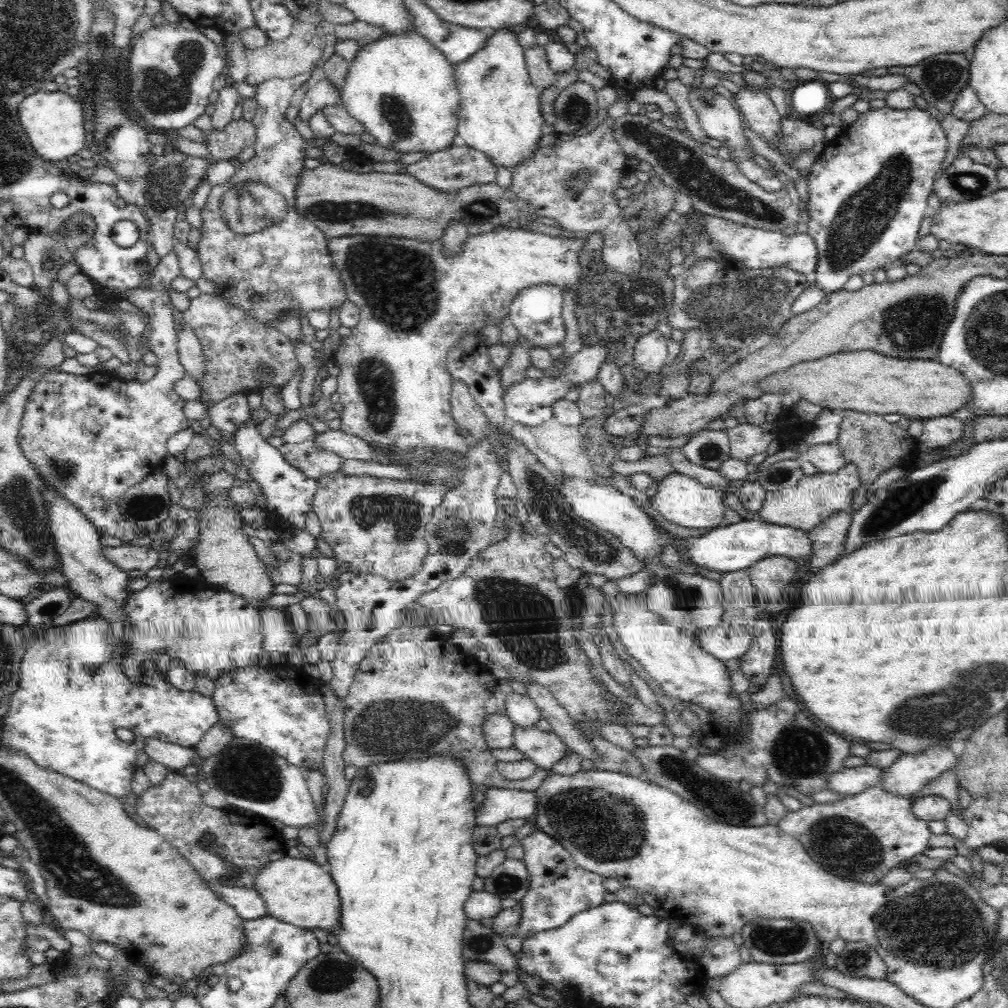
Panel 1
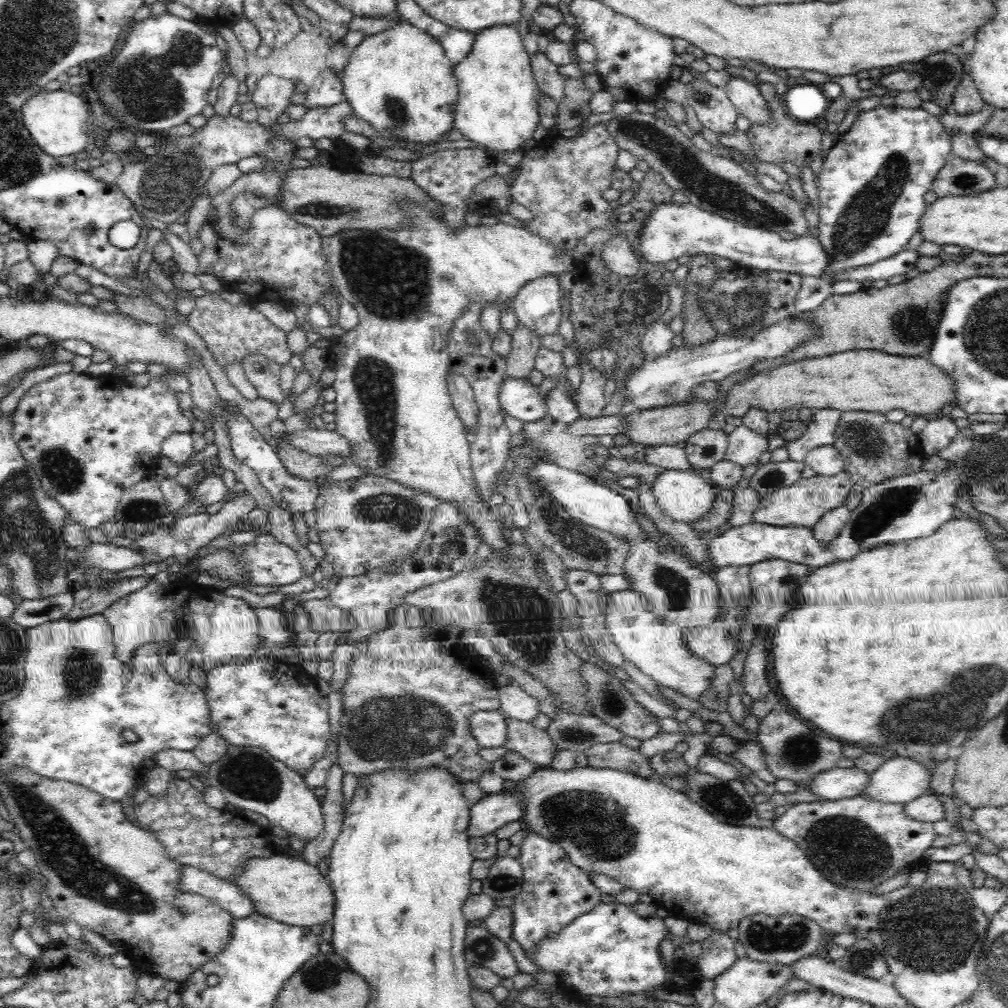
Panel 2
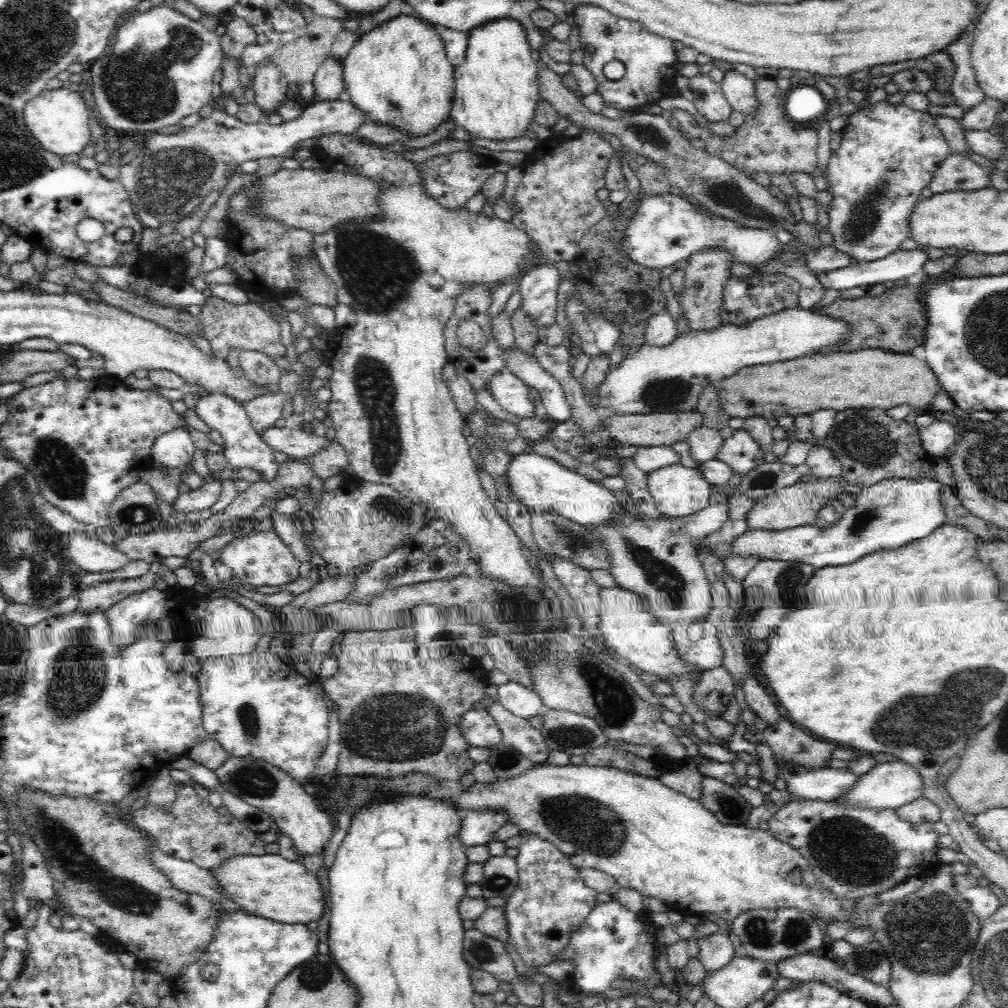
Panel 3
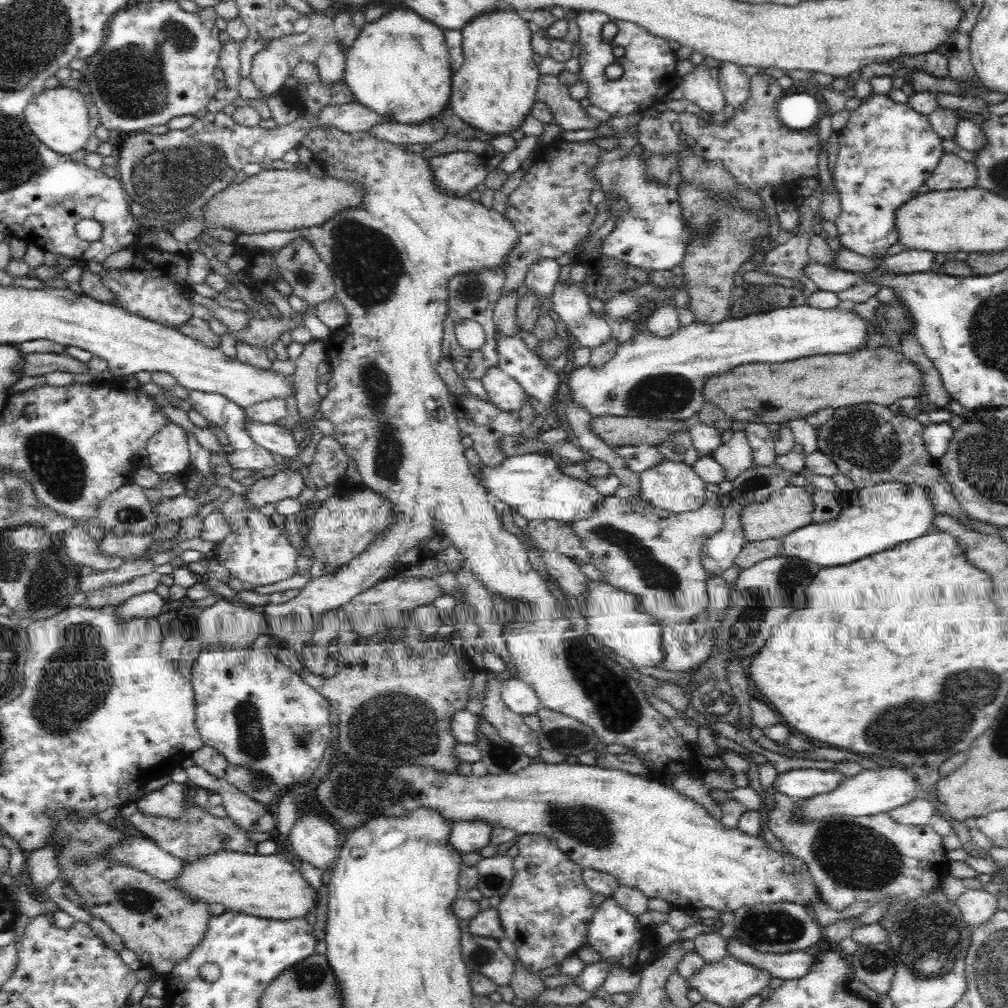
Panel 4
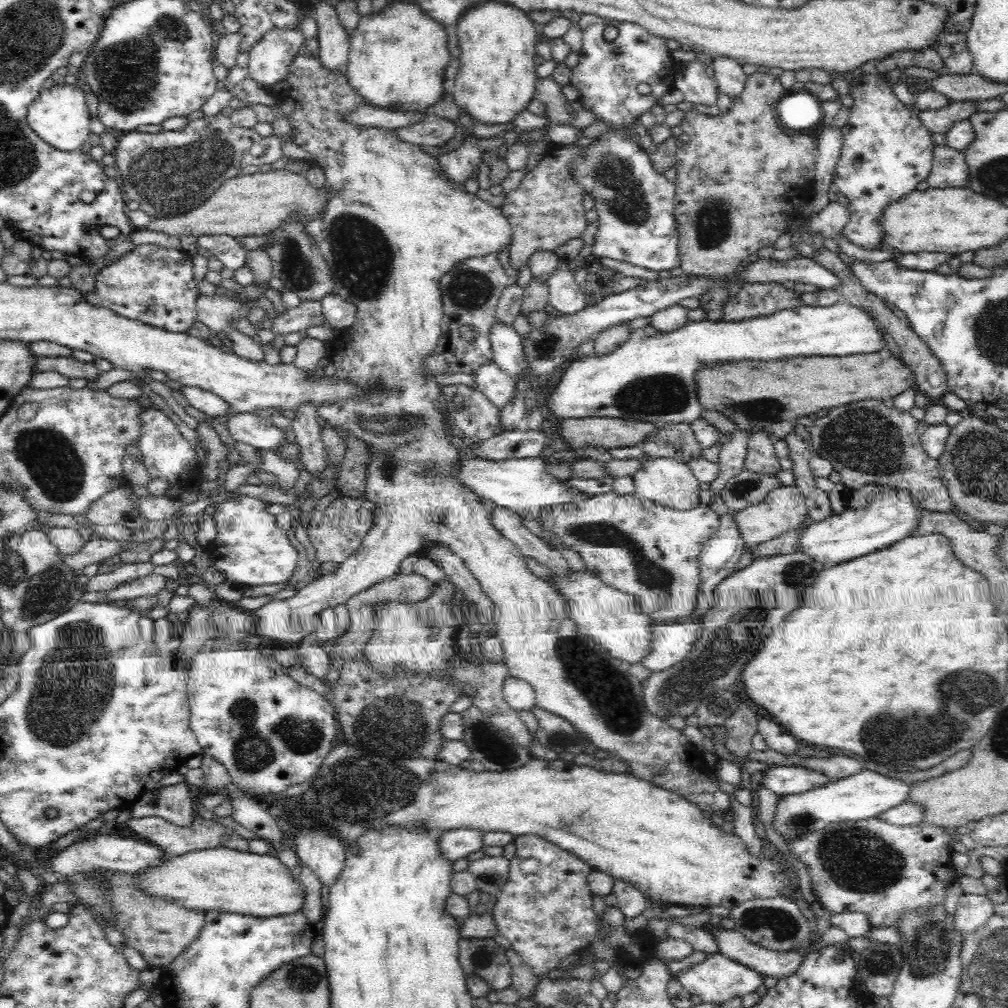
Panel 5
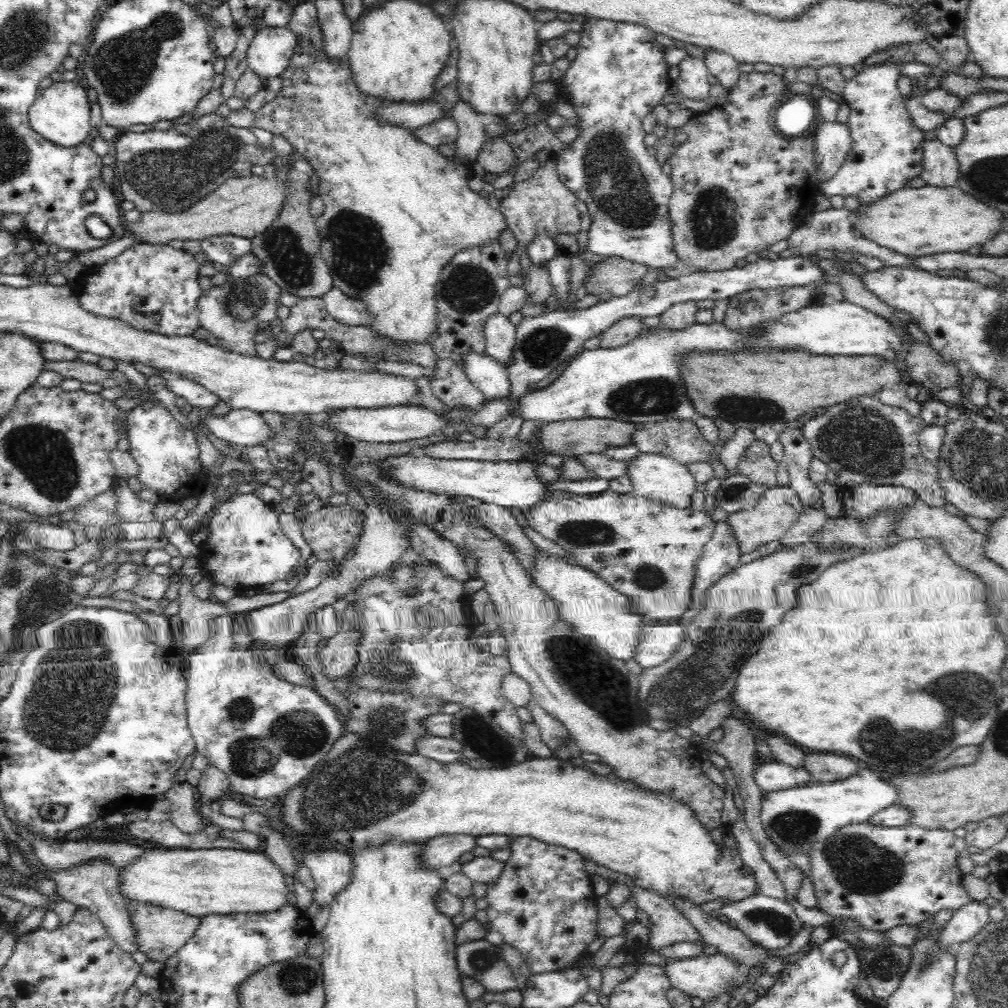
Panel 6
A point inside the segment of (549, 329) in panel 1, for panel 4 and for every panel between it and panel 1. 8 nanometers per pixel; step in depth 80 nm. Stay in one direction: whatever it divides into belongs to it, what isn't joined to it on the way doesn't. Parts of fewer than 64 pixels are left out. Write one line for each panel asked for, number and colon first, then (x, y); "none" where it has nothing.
2: (537, 305)
3: (539, 287)
4: (541, 278)

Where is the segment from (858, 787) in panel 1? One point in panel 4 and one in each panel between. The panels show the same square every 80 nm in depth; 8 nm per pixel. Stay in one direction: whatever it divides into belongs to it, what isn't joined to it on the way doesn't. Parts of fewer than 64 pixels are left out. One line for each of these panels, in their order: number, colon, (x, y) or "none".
2: (838, 783)
3: (826, 784)
4: (801, 783)

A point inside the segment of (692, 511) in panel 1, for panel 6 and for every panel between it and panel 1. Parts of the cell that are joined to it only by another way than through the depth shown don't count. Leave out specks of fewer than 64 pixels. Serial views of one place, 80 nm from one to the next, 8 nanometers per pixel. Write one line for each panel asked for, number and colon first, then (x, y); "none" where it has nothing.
2: (685, 496)
3: (677, 490)
4: (675, 487)
5: (671, 484)
6: (657, 477)

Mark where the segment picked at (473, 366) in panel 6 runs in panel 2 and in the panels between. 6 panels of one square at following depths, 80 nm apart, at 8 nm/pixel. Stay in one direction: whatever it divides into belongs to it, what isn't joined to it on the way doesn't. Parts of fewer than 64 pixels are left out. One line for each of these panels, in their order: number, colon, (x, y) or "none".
2: (517, 397)
3: (509, 391)
4: (502, 391)
5: (497, 385)

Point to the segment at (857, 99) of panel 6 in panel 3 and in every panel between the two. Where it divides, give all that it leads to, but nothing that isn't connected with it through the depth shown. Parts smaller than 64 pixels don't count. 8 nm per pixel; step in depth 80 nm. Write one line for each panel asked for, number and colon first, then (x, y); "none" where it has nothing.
3: (889, 152)
4: (887, 150)
5: (886, 151)

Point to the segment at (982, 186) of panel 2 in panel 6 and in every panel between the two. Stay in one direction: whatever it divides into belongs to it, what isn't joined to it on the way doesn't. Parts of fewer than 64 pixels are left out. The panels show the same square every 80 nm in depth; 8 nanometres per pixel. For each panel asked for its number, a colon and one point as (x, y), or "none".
3: (957, 173)
4: (951, 172)
5: (947, 169)
6: (940, 168)

